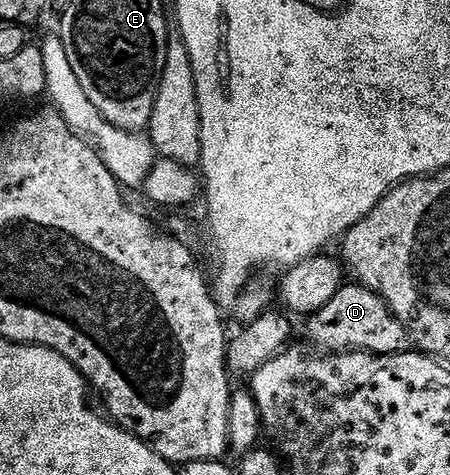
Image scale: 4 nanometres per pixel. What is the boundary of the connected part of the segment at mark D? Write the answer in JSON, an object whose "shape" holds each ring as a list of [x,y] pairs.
{"shape":[[[351,282],[342,285],[329,301],[329,346],[342,346],[344,351],[389,355],[404,351],[408,344],[408,329],[374,289]]]}

